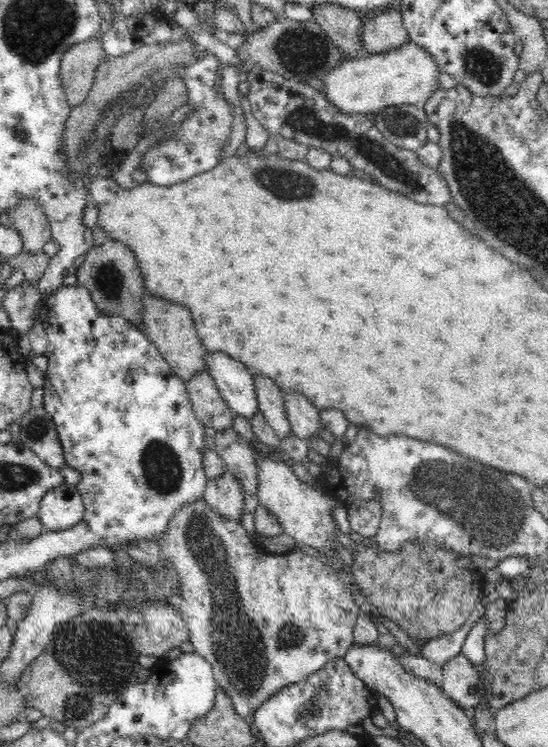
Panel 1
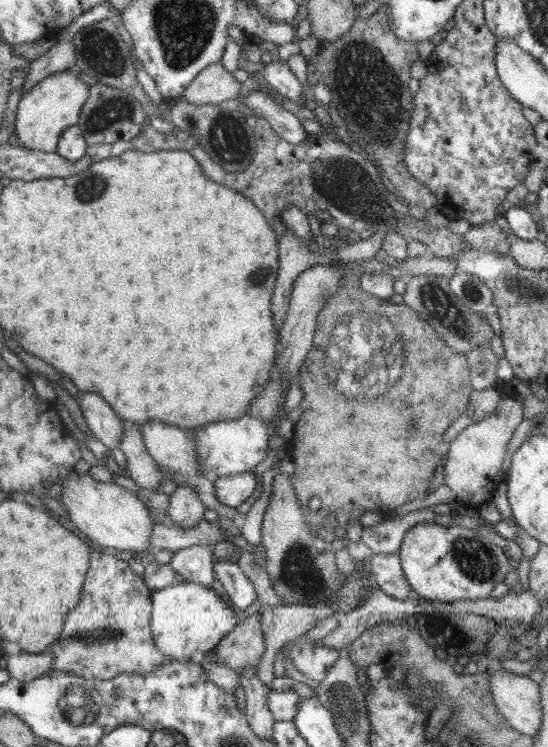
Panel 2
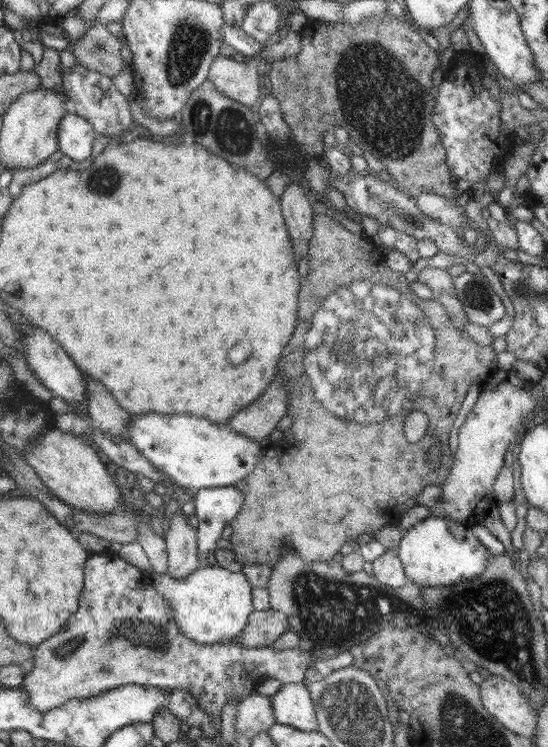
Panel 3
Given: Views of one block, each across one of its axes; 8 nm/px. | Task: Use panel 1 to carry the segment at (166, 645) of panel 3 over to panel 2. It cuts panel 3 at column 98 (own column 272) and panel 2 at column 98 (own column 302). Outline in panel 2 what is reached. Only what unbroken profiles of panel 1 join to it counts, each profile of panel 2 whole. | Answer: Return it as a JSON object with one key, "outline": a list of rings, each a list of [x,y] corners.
{"outline":[[[98,549],[90,551],[89,558],[89,569],[85,578],[84,587],[82,588],[82,593],[80,596],[80,603],[78,606],[71,610],[66,616],[66,620],[61,630],[61,635],[54,640],[50,645],[50,652],[53,656],[53,663],[51,666],[52,671],[62,671],[64,674],[72,673],[80,678],[86,678],[86,680],[106,680],[114,679],[122,673],[138,673],[139,675],[145,675],[152,672],[157,666],[162,663],[167,663],[171,658],[165,658],[165,656],[155,647],[153,636],[150,630],[151,621],[151,610],[153,592],[146,587],[146,583],[143,581],[142,577],[136,575],[136,573],[131,569],[131,566],[124,560],[118,559],[113,555],[103,554]]]}

